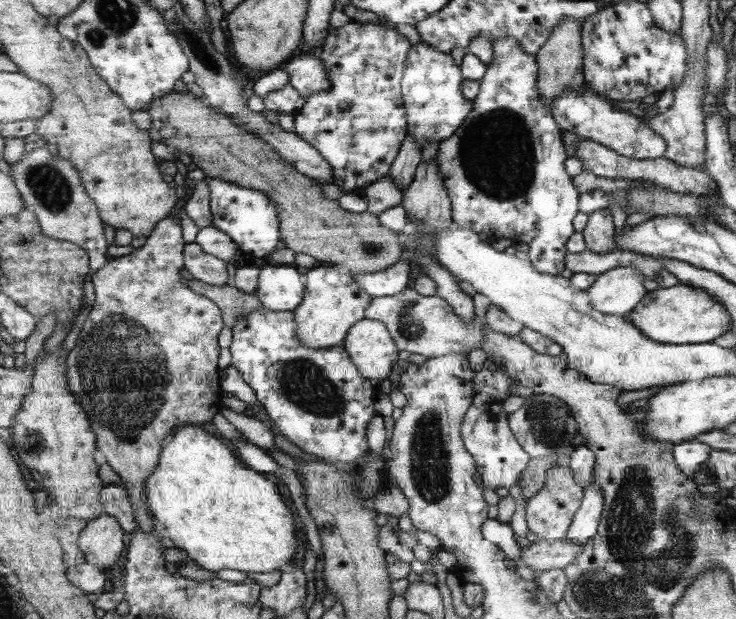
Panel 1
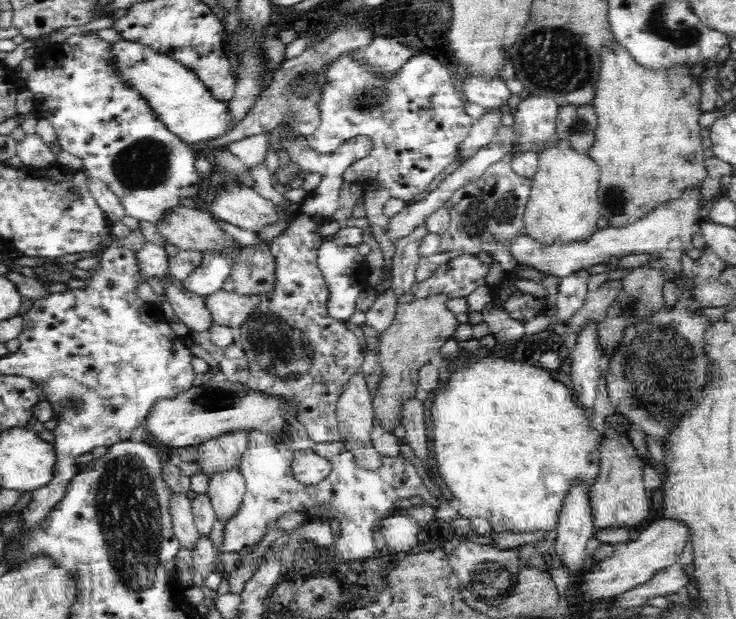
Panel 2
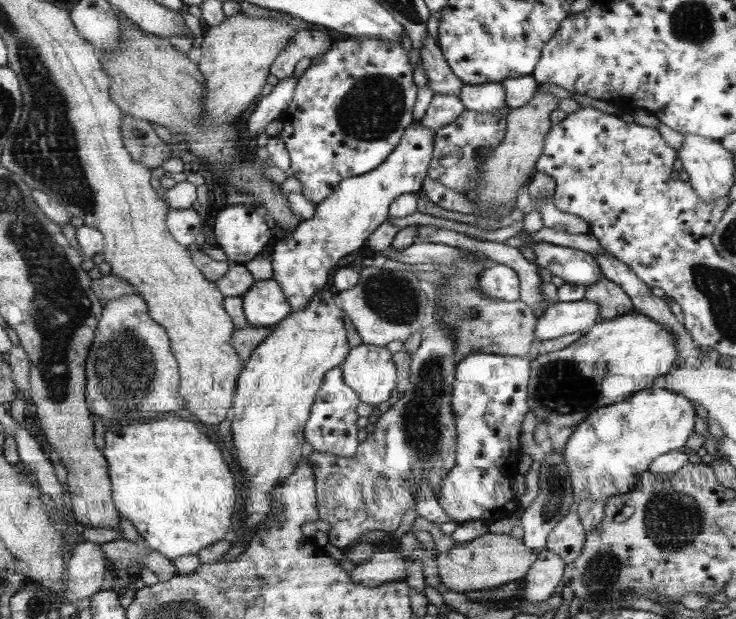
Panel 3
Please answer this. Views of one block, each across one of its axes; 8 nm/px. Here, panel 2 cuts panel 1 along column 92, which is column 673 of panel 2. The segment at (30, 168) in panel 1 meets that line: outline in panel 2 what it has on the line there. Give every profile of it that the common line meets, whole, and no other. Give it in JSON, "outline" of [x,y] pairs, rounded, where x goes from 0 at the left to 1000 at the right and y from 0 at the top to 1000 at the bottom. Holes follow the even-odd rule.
{"outline":[[[946,297],[943,304],[932,304],[917,323],[908,325],[883,339],[878,349],[867,352],[859,362],[845,365],[845,368],[827,365],[813,370],[796,391],[753,393],[751,397],[736,399],[736,393],[731,393],[731,388],[708,376],[698,388],[689,388],[688,384],[681,391],[693,405],[693,412],[698,412],[704,426],[716,426],[736,441],[758,449],[772,446],[777,439],[785,439],[796,430],[818,426],[832,414],[846,415],[870,409],[887,410],[899,417],[899,420],[894,420],[894,433],[924,439],[927,436],[924,417],[939,393],[947,393],[944,372],[947,372],[950,357],[957,349],[951,346],[957,334],[954,331],[957,317],[952,317],[951,309],[952,297]]]}

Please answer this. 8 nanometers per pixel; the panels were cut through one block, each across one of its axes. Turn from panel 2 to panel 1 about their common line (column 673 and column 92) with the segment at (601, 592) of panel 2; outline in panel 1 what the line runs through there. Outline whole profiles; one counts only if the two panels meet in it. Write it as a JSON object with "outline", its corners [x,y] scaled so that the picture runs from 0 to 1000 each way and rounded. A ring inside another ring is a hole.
{"outline":[[[140,829],[121,840],[106,866],[106,887],[117,898],[117,910],[130,914],[154,913],[171,889],[168,856],[155,834]]]}

